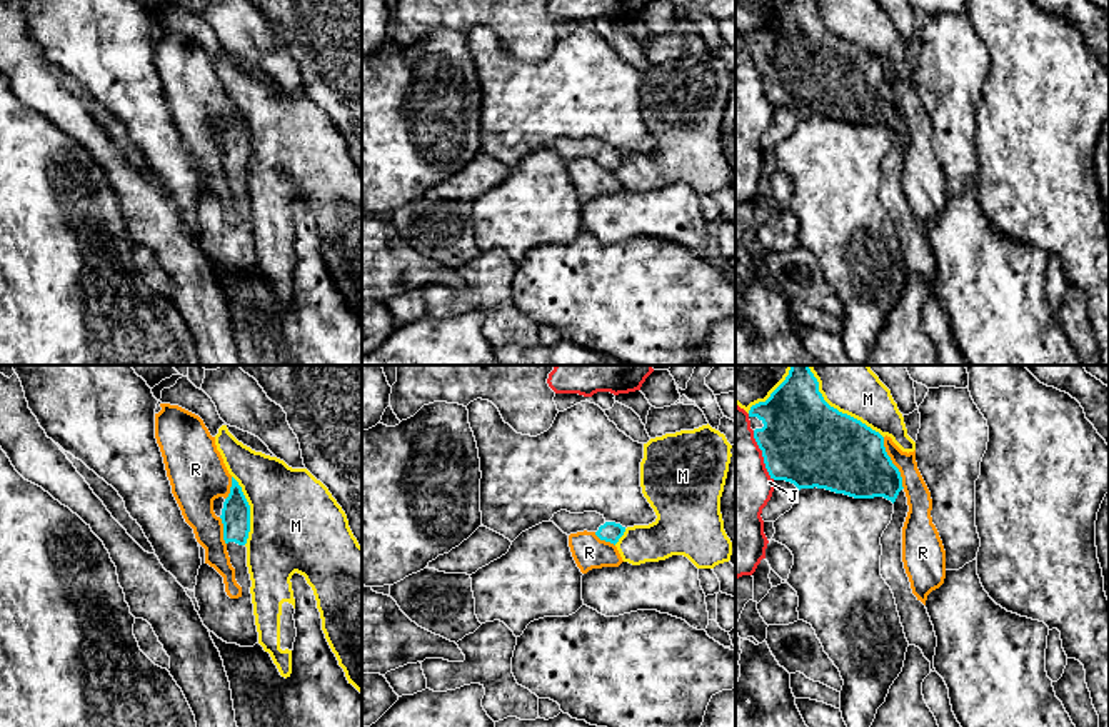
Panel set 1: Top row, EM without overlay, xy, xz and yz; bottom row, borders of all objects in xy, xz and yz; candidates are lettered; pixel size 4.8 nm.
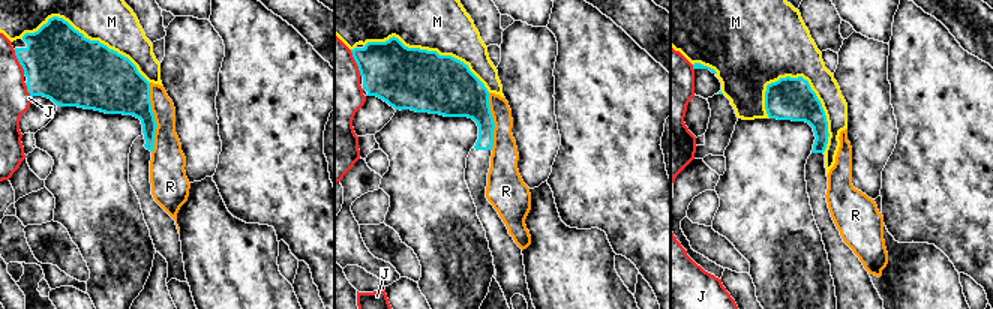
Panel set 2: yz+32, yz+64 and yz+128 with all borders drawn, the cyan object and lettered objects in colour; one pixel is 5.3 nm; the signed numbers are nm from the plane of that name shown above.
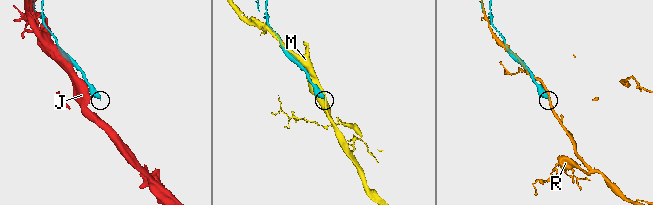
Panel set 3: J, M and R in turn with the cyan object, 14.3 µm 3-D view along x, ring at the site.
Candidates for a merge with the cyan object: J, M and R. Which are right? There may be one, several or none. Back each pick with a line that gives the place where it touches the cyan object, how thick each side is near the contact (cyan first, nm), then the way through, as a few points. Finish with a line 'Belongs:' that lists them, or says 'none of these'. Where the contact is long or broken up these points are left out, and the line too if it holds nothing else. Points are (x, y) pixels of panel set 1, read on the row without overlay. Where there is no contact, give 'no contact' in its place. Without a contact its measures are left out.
Belongs: none of these

